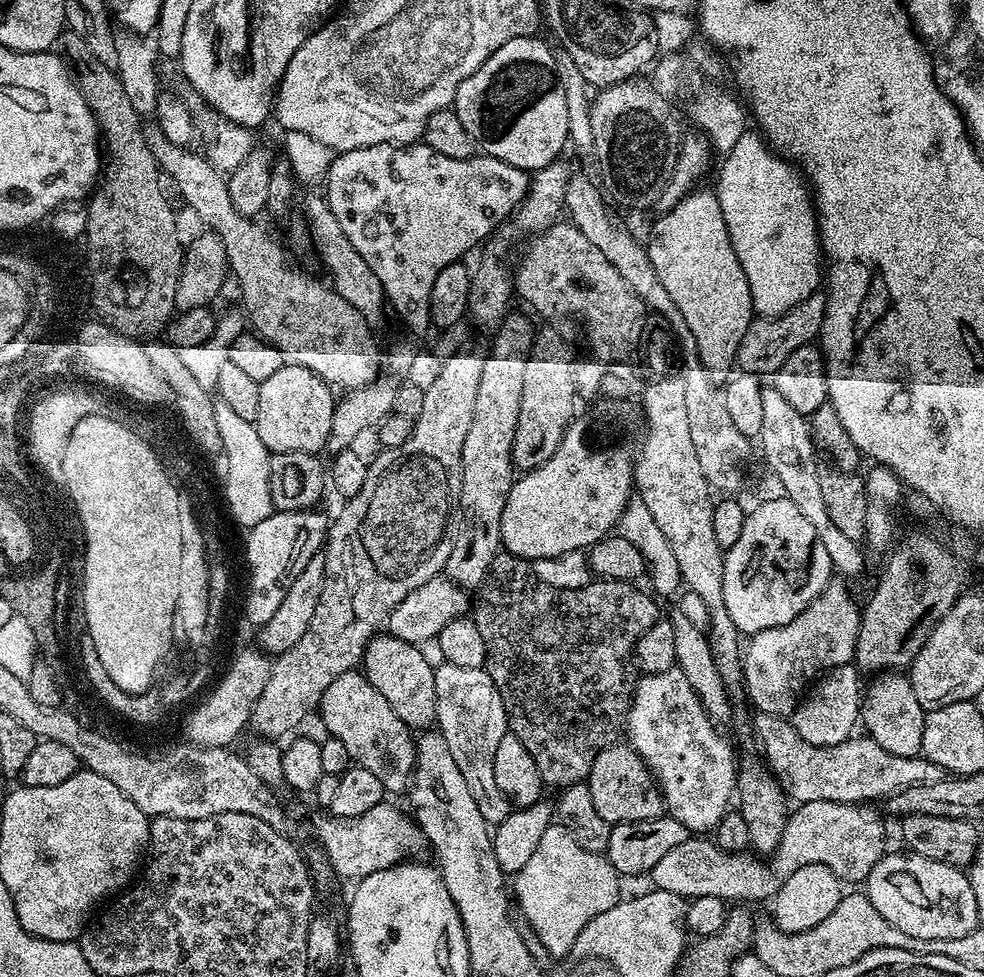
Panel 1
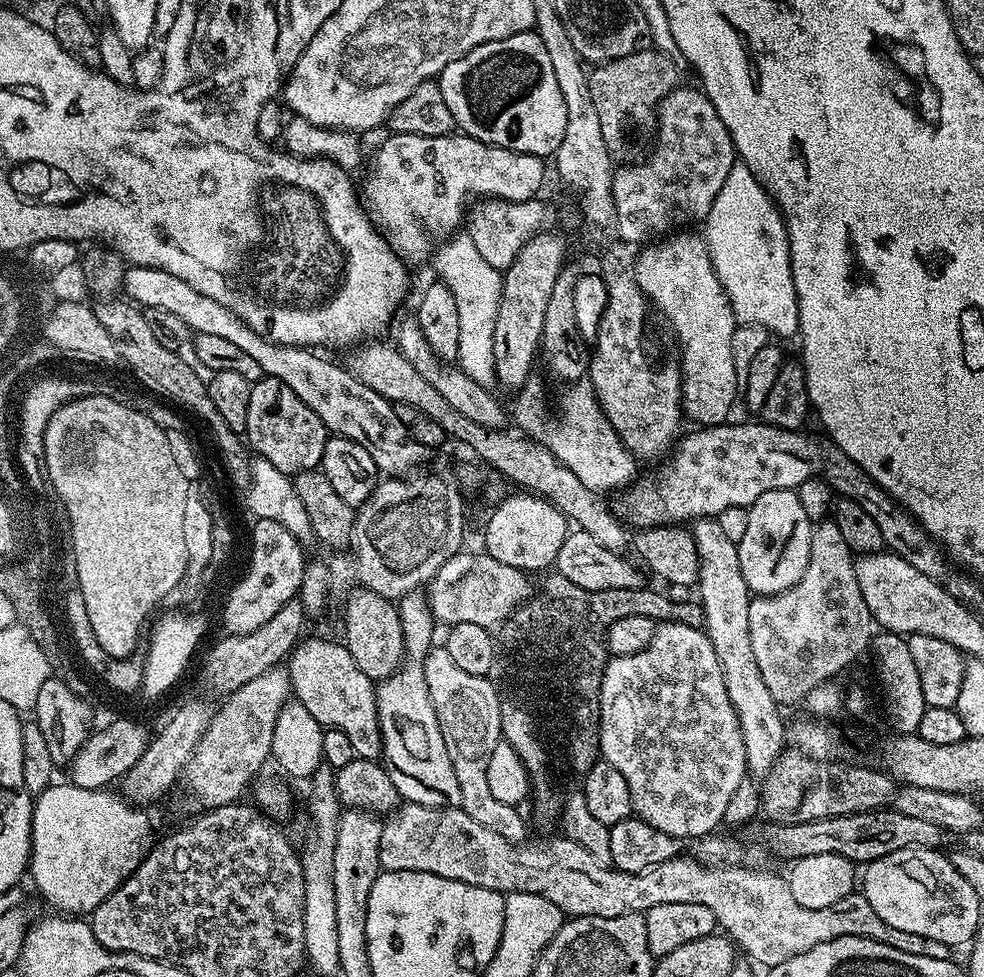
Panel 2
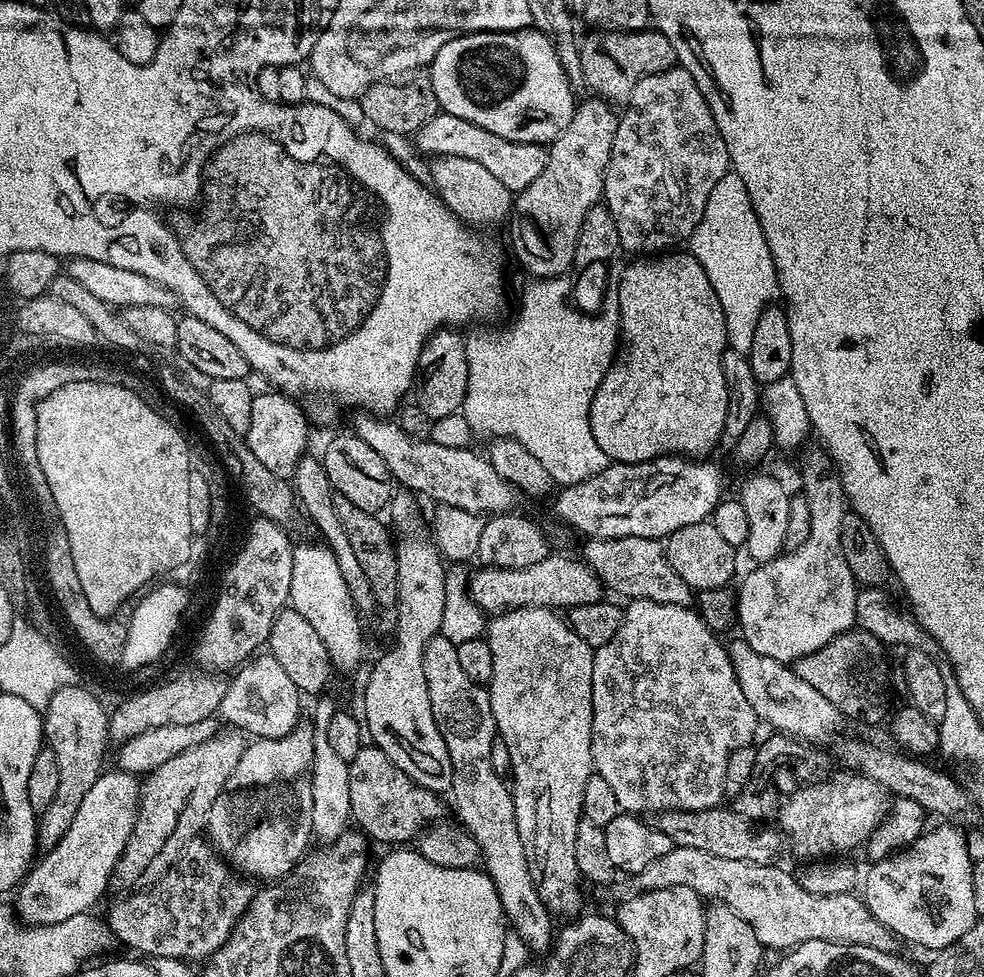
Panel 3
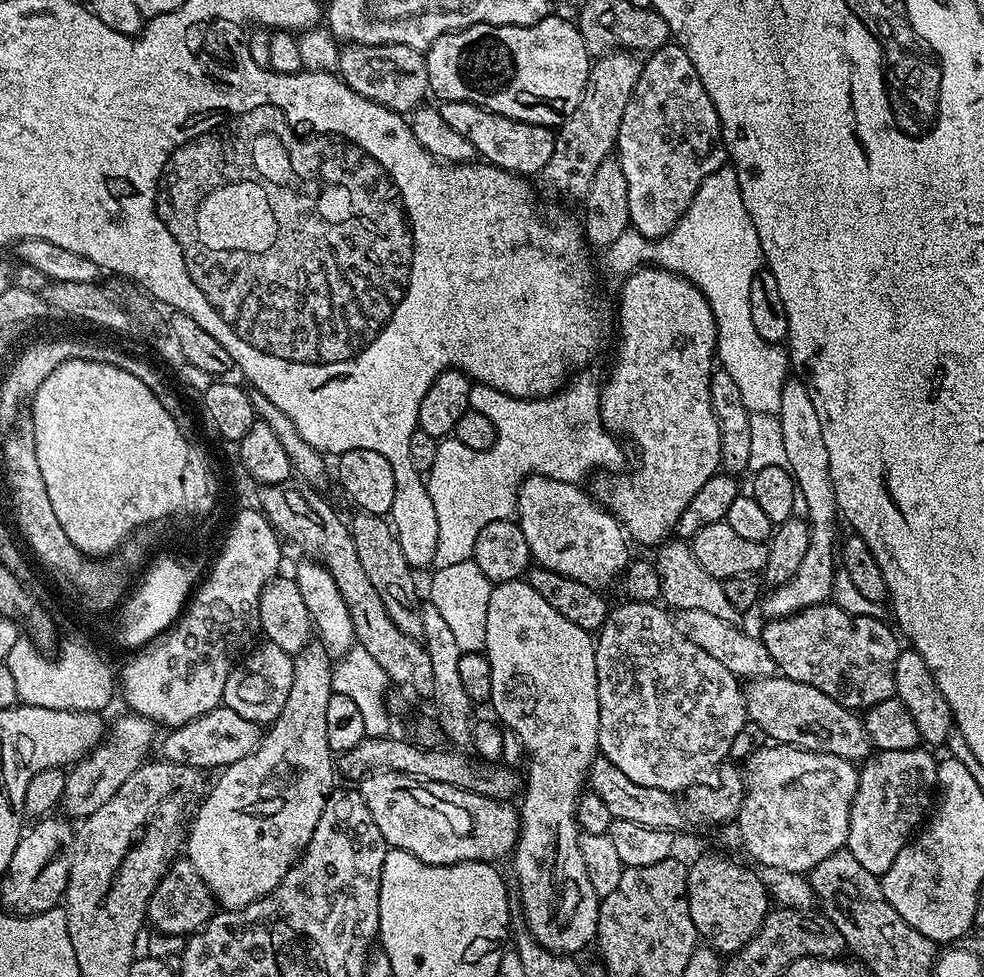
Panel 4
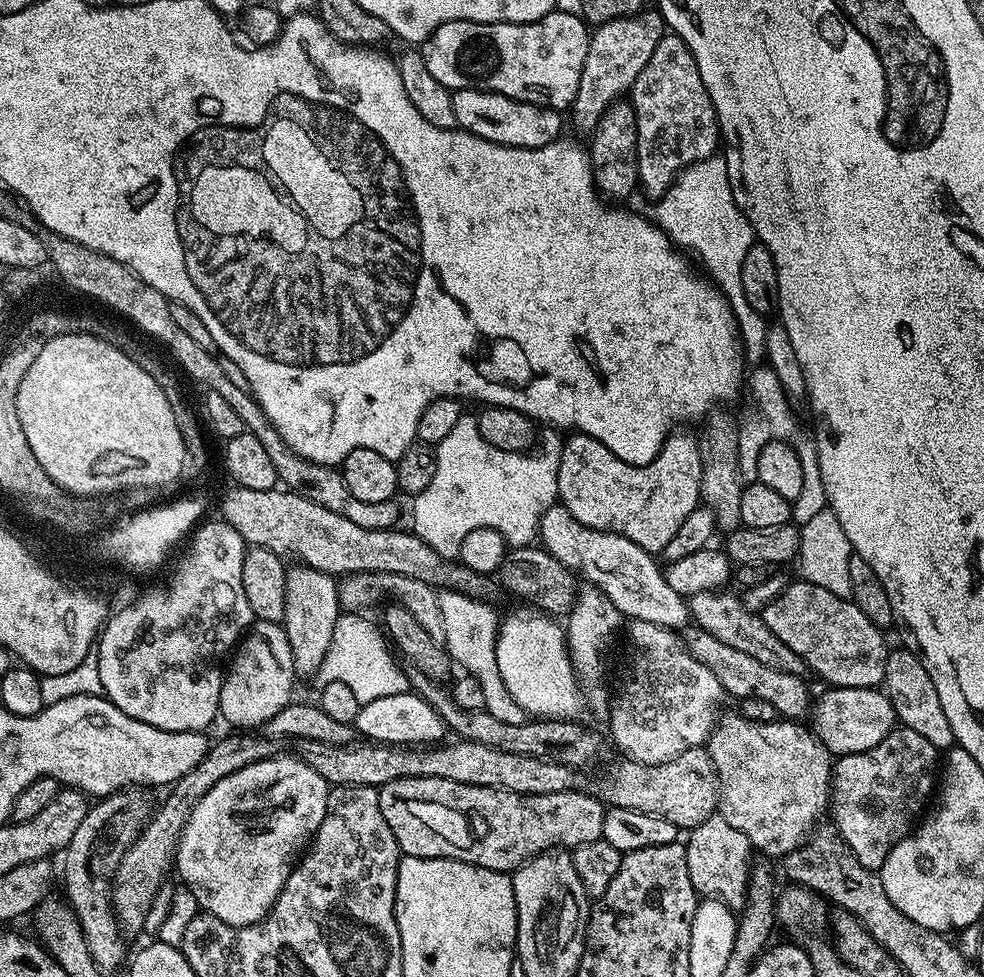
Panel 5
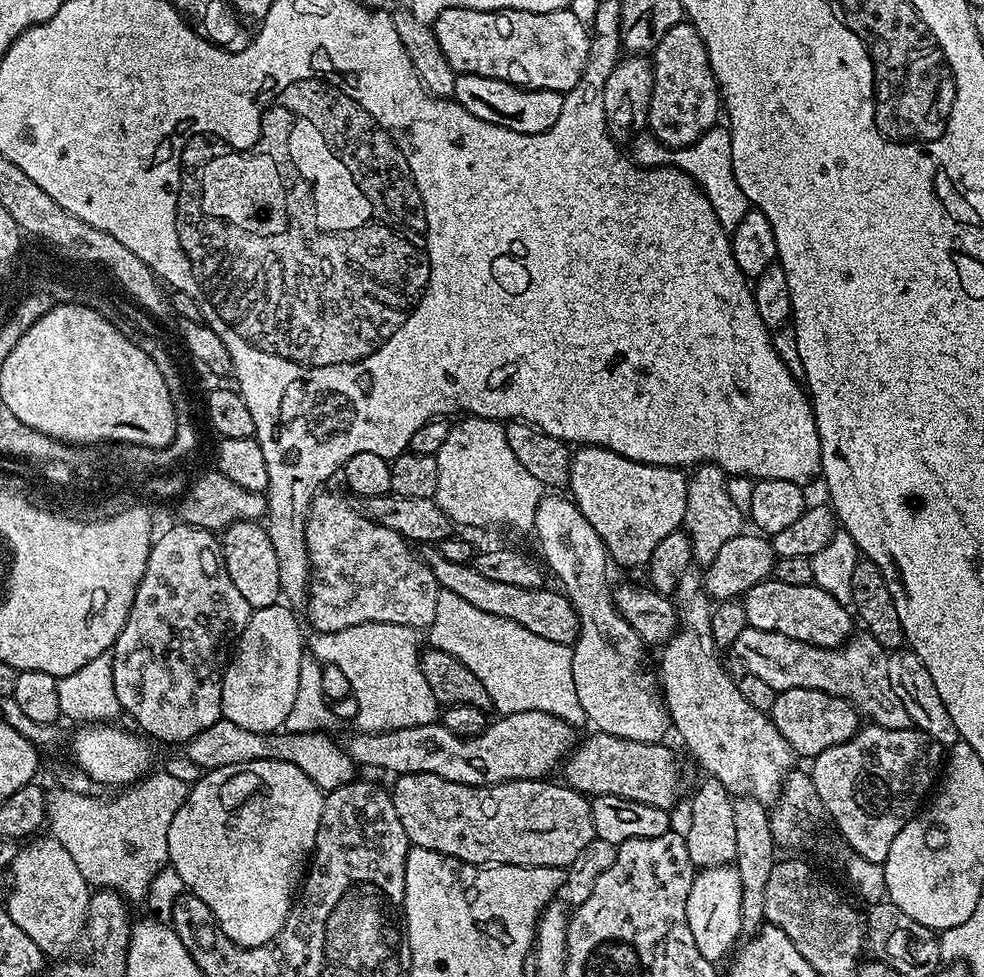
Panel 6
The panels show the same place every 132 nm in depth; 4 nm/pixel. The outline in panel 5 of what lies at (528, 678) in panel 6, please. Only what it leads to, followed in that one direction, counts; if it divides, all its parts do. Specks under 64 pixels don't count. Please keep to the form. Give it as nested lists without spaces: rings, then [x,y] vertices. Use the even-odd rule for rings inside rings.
[[[438,591],[438,606],[442,606],[442,618],[446,638],[443,645],[448,649],[448,655],[457,665],[460,664],[465,673],[478,682],[482,682],[482,691],[486,693],[486,710],[499,718],[501,722],[523,724],[526,714],[508,696],[508,691],[502,686],[502,678],[498,674],[496,661],[496,633],[498,631],[498,615],[491,608],[491,603],[483,600],[473,600],[471,596],[464,596],[460,592]]]

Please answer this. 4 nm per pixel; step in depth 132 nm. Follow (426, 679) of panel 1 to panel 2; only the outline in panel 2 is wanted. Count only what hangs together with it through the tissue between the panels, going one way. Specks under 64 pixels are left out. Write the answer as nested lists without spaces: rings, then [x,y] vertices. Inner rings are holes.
[[[368,588],[351,589],[348,601],[344,604],[344,636],[342,642],[350,650],[350,658],[354,658],[358,670],[366,674],[374,682],[390,678],[399,670],[400,663],[404,661],[404,639],[402,638],[402,624],[400,622],[400,609],[391,600],[382,598],[380,594],[374,594]]]

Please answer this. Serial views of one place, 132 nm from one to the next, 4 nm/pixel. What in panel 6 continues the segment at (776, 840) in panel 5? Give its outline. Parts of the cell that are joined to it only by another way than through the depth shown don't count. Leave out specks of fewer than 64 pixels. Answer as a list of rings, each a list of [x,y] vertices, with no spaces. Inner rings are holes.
[[[684,578],[679,583],[678,597],[678,627],[675,634],[663,645],[658,667],[658,683],[670,717],[673,729],[680,731],[686,747],[692,751],[697,762],[705,769],[707,775],[718,778],[722,786],[731,792],[733,797],[753,796],[761,802],[775,801],[784,786],[784,779],[793,771],[794,753],[792,748],[778,734],[778,726],[774,726],[771,715],[762,710],[754,710],[746,698],[742,698],[739,683],[724,669],[720,661],[721,649],[716,647],[711,634],[711,616],[713,605],[704,593],[699,579]]]

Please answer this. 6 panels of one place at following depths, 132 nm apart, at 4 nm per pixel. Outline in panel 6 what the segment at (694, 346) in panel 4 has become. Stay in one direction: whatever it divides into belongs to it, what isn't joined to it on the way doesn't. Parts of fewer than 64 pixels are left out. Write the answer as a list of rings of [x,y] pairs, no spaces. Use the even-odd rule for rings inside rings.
[[[580,446],[572,452],[567,491],[578,506],[578,510],[582,510],[586,522],[590,522],[598,538],[602,538],[604,549],[607,550],[609,557],[615,563],[617,560],[628,568],[636,568],[639,564],[647,565],[654,548],[667,535],[677,531],[683,525],[687,489],[688,476],[678,468],[634,462],[630,458],[595,446]]]

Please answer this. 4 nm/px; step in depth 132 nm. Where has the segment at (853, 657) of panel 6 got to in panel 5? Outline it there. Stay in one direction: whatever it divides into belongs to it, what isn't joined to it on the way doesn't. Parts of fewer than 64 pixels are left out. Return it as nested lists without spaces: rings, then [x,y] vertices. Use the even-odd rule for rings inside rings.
[[[717,590],[714,592],[703,592],[687,597],[690,616],[699,627],[705,628],[718,642],[726,642],[726,646],[734,646],[734,650],[742,650],[742,654],[750,654],[750,658],[758,658],[762,666],[770,666],[779,672],[795,672],[797,674],[805,671],[802,661],[794,654],[782,638],[778,638],[766,626],[763,615],[756,615],[746,610],[739,595],[731,596],[728,590]]]

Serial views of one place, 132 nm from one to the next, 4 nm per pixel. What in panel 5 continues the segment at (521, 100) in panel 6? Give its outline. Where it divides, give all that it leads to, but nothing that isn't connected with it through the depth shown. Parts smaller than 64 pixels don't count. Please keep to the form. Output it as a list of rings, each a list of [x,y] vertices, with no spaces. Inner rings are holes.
[[[457,88],[452,92],[454,102],[454,118],[456,127],[465,131],[473,132],[478,138],[486,138],[491,144],[501,144],[507,148],[541,148],[547,144],[553,144],[555,140],[561,139],[560,132],[566,128],[564,120],[555,108],[543,108],[540,104],[527,104],[514,98],[506,98],[497,92],[482,92],[478,88]]]

